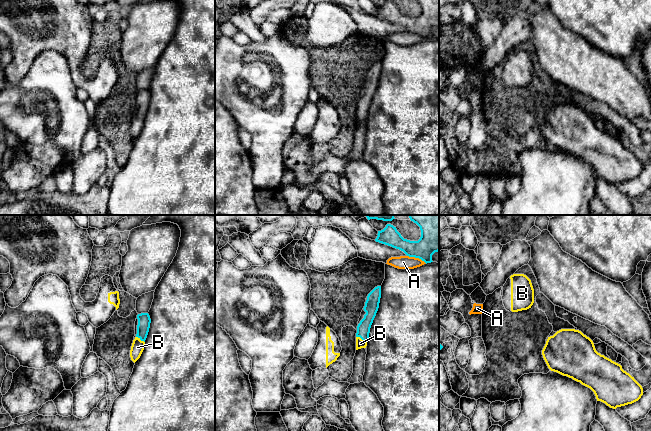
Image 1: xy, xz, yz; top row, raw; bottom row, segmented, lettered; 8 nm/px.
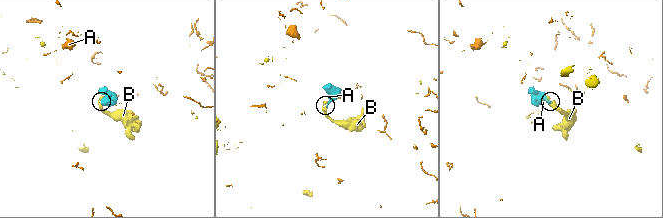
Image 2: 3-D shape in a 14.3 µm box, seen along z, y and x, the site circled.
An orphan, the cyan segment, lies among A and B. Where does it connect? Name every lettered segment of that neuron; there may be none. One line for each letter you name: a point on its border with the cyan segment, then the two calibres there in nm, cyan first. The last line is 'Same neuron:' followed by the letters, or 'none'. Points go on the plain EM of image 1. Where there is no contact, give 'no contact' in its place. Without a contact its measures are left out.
B: meets cyan in xz at (361, 114); 110 nm thick on the cyan side, 70 nm on the other
Same neuron: B

